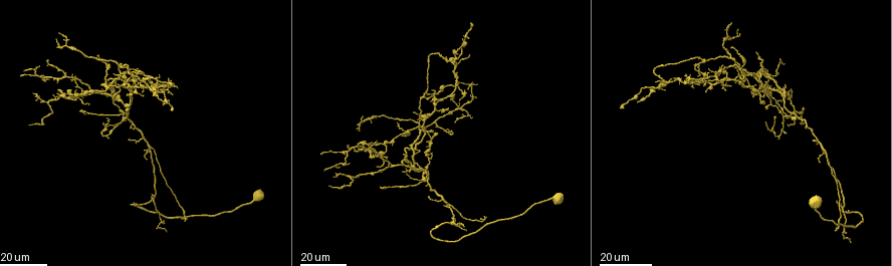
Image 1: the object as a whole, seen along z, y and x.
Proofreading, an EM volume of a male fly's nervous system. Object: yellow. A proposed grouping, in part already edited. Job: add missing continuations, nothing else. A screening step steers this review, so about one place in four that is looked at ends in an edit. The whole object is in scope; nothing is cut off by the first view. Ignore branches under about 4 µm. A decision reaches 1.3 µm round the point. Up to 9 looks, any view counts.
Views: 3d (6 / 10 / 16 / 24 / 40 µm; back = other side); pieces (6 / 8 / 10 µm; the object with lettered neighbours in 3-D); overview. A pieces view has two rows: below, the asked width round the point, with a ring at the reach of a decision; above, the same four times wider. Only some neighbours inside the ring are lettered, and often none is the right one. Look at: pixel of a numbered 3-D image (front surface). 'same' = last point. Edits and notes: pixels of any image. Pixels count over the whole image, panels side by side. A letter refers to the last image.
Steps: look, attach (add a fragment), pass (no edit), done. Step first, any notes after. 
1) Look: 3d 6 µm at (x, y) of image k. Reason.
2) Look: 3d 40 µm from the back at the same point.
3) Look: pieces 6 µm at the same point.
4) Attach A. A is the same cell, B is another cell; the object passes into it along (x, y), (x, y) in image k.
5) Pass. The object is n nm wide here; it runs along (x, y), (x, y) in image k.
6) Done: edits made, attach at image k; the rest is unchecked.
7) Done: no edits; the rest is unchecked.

Look: 3d 16 µm at (148, 82) of image 1. Branch stops here.

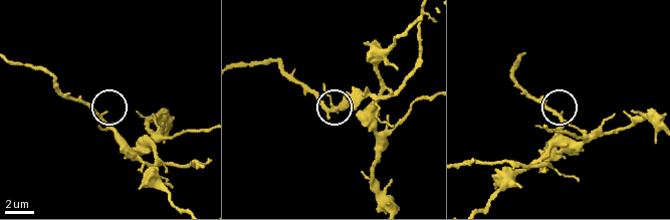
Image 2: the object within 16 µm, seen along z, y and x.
Look: 3d 6 µm at (105, 113) of image 2.

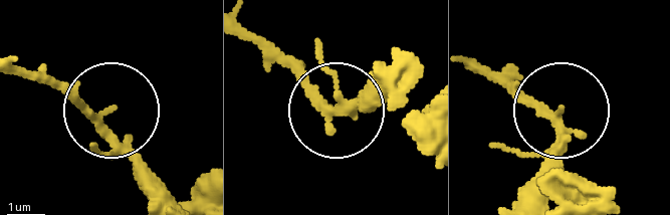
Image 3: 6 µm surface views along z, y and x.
Look: pieces 8 µm at (113, 108) of image 3.

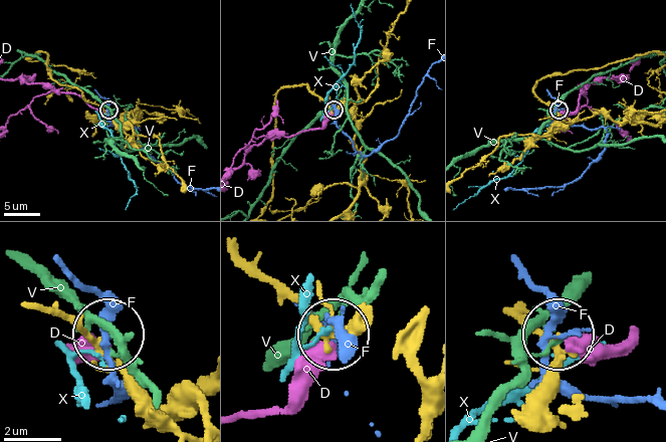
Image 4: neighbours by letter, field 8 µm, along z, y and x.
Pass. D, F, V and X are other cells; it runs along (54, 308), (102, 335) in image 4; no lettered fragment goes on from it.

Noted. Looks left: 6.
Look: 3d 16 µm at (102, 82) of image 1. Branch stops here.

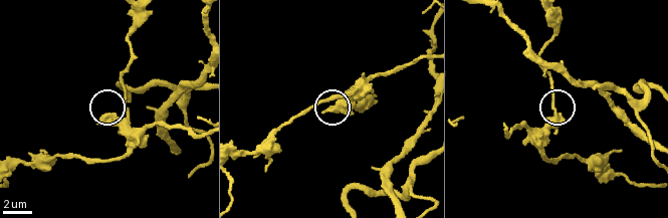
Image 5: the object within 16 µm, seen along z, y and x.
Look: pieces 8 µm at (324, 111) of image 5.

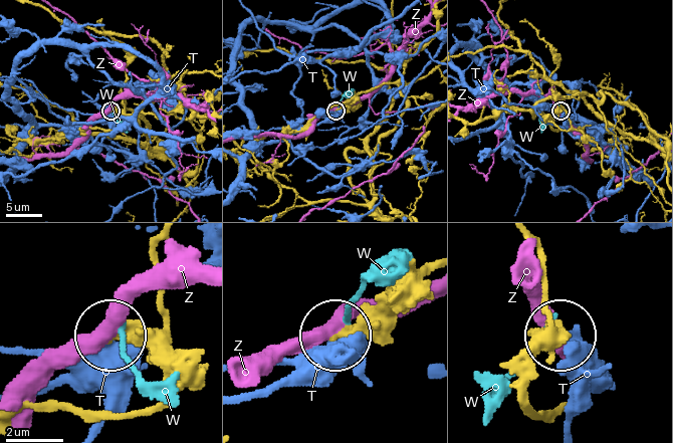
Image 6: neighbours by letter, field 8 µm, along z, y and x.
Pass. T, W and Z are other cells; it runs along (427, 264), (335, 330) in image 6; no lettered fragment goes on from it.

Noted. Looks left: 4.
Look: 3d 16 µm at (23, 70) of image 1. Thin end.

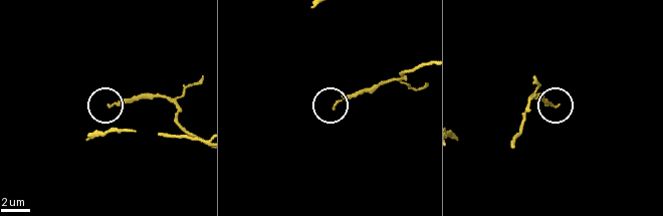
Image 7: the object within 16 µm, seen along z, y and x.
Look: pieces 10 µm at (109, 104) of image 7.

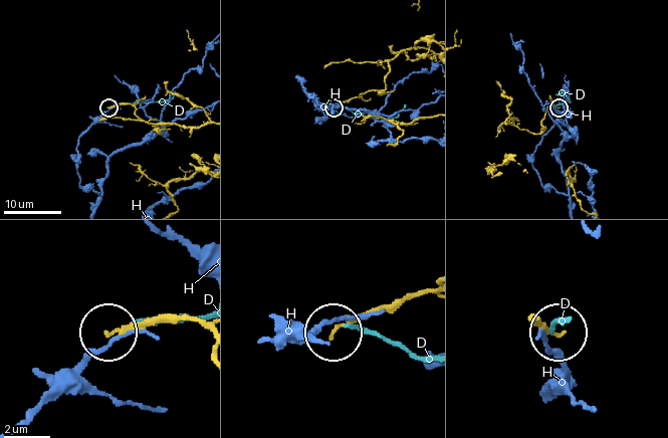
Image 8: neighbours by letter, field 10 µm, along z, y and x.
Pass. D and H are other cells; it runs along (203, 326), (192, 320), (152, 320), (107, 333) in image 8; no lettered fragment goes on from it.

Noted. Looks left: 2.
Look: 3d 24 µm at (757, 52) of image 1. Branch stops here.

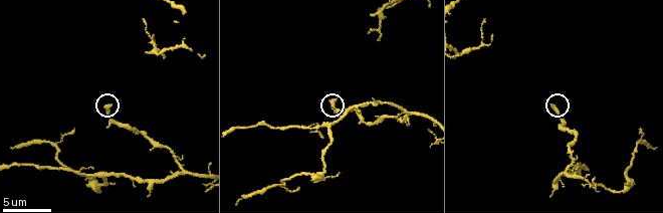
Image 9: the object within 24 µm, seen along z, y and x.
Look: pieces 6 µm at (552, 104) of image 9.

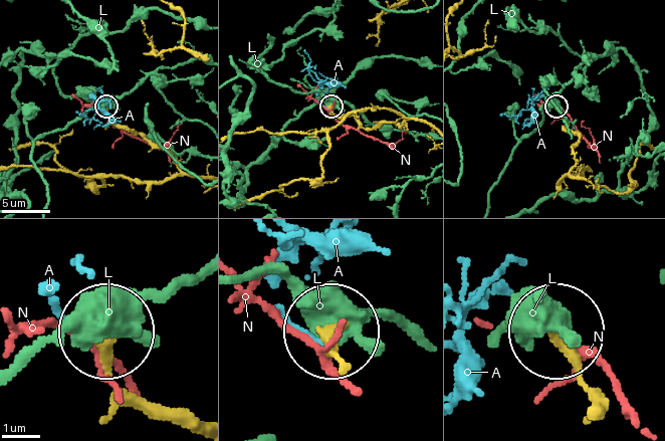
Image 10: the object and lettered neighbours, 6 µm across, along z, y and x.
Pass. The object is 310 nm wide here; A, L and N are other cells; none of them fits.

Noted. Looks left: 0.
Done: no edits; the rest is unchecked.

